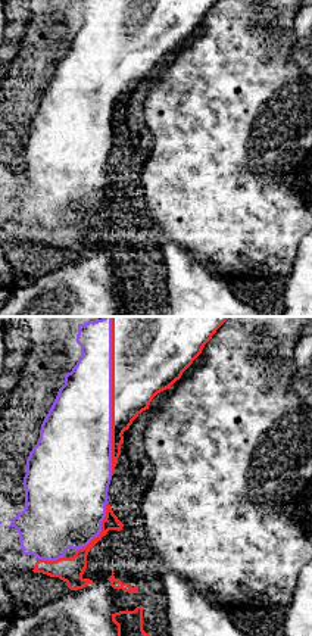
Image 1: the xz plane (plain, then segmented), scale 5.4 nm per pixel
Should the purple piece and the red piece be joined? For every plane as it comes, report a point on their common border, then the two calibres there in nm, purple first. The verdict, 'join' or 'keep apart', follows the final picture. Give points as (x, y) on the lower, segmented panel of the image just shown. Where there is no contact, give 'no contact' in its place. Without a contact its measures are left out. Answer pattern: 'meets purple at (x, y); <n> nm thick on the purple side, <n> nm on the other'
meets purple at (111, 396); 360 nm thick on the purple side, 360 nm on the other

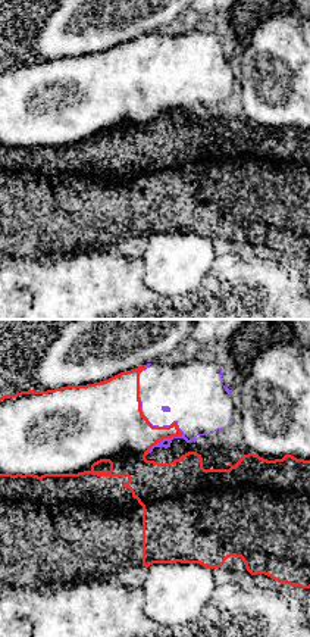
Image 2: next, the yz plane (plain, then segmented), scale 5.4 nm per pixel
meets purple at (169, 439); 50 nm thick on the purple side, 320 nm on the other

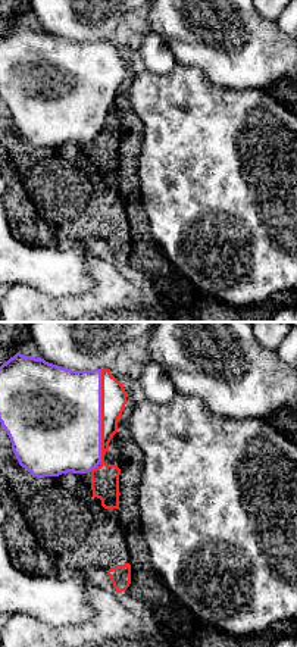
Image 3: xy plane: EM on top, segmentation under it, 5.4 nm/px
meets purple at (100, 421); 500 nm thick on the purple side, 140 nm on the other

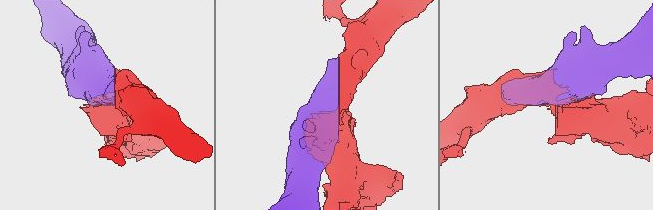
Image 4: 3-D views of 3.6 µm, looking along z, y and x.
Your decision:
join

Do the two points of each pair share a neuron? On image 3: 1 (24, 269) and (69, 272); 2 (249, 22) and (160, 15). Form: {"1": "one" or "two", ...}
{"1": "one", "2": "one"}

